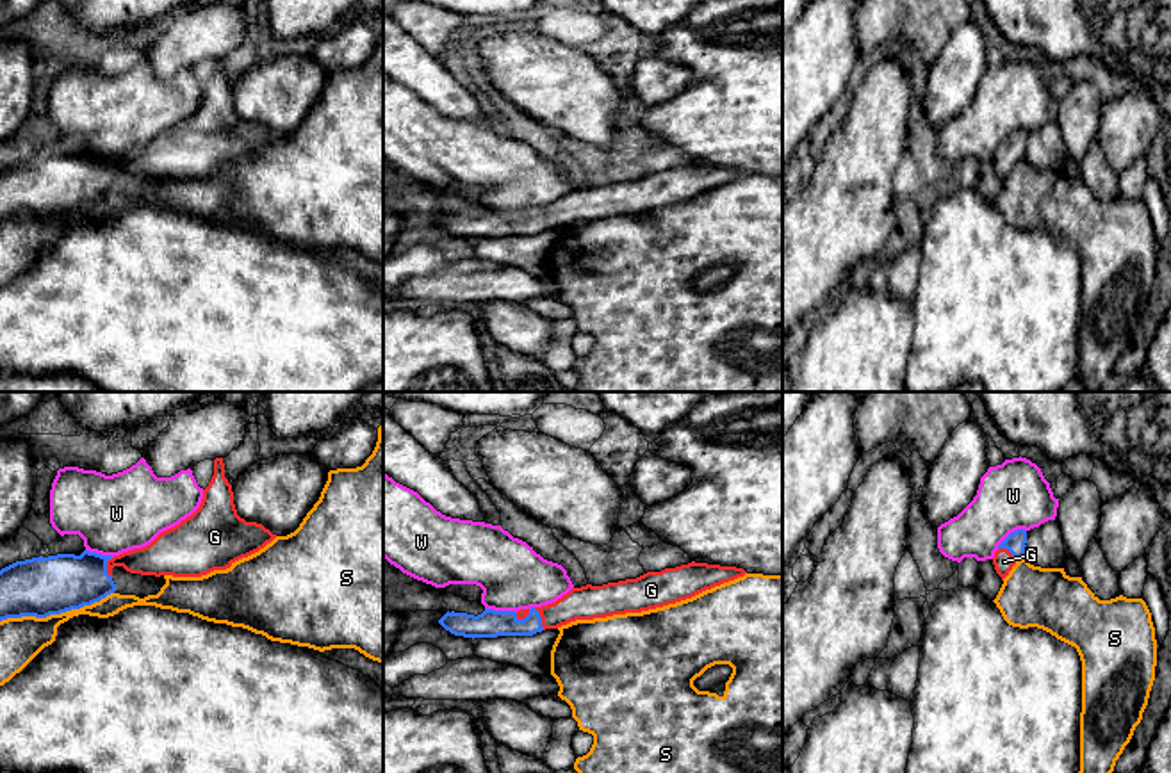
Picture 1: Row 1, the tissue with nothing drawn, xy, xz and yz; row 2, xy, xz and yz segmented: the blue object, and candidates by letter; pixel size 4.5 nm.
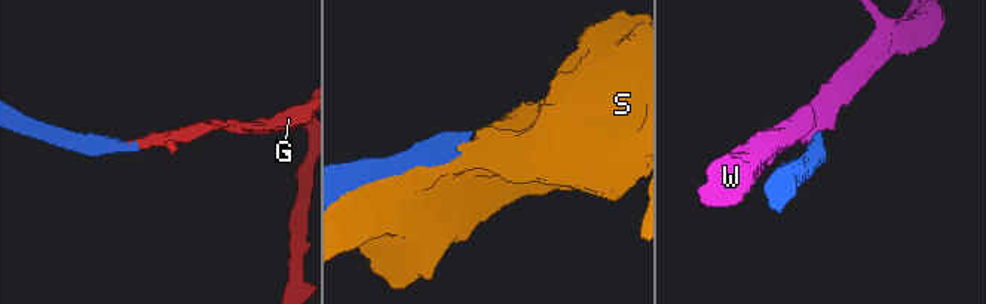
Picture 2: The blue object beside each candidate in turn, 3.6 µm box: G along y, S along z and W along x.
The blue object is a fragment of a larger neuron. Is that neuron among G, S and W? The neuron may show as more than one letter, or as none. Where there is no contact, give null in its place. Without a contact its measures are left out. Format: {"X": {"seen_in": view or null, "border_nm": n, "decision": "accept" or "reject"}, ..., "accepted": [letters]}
{"G": {"seen_in": "xz", "border_nm": 120, "decision": "accept"}, "S": {"seen_in": "xy", "border_nm": 550, "decision": "reject"}, "W": {"seen_in": "xz", "border_nm": 150, "decision": "reject"}, "accepted": ["G"]}

